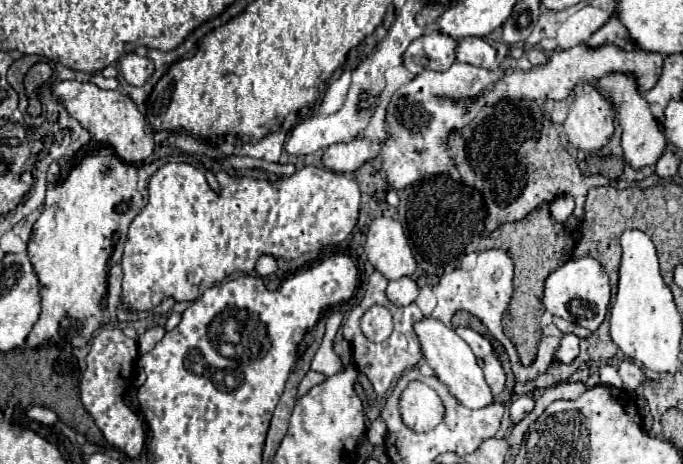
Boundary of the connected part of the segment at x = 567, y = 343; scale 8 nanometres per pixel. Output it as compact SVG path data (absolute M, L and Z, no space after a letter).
M564 335L555 353L555 358L564 364L572 363L579 354L579 341L580 338L576 335Z

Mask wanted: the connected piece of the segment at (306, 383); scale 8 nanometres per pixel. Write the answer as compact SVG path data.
M308 371L308 373L306 373L306 377L302 379L300 387L298 387L298 397L304 397L312 387L316 387L316 385L324 383L324 379L326 379L326 375L316 373L316 371Z

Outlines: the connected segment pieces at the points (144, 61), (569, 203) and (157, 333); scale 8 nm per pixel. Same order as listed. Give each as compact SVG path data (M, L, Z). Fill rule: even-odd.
M126 53L120 59L120 69L124 79L130 85L144 85L146 79L154 73L154 63L148 57L140 57L136 53Z
M562 195L562 197L556 197L552 203L550 203L550 213L556 221L566 221L568 215L572 215L574 211L574 199L570 195Z
M152 327L152 329L148 329L144 335L140 335L138 337L138 351L144 355L144 353L148 353L148 351L152 351L152 347L164 337L164 327Z

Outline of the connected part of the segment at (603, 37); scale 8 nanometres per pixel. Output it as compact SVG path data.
M616 15L610 17L610 21L600 27L590 39L588 39L588 45L590 47L598 47L602 43L616 43L618 47L624 47L624 49L634 49L636 45L628 39L626 31L624 31L624 25L616 19Z

